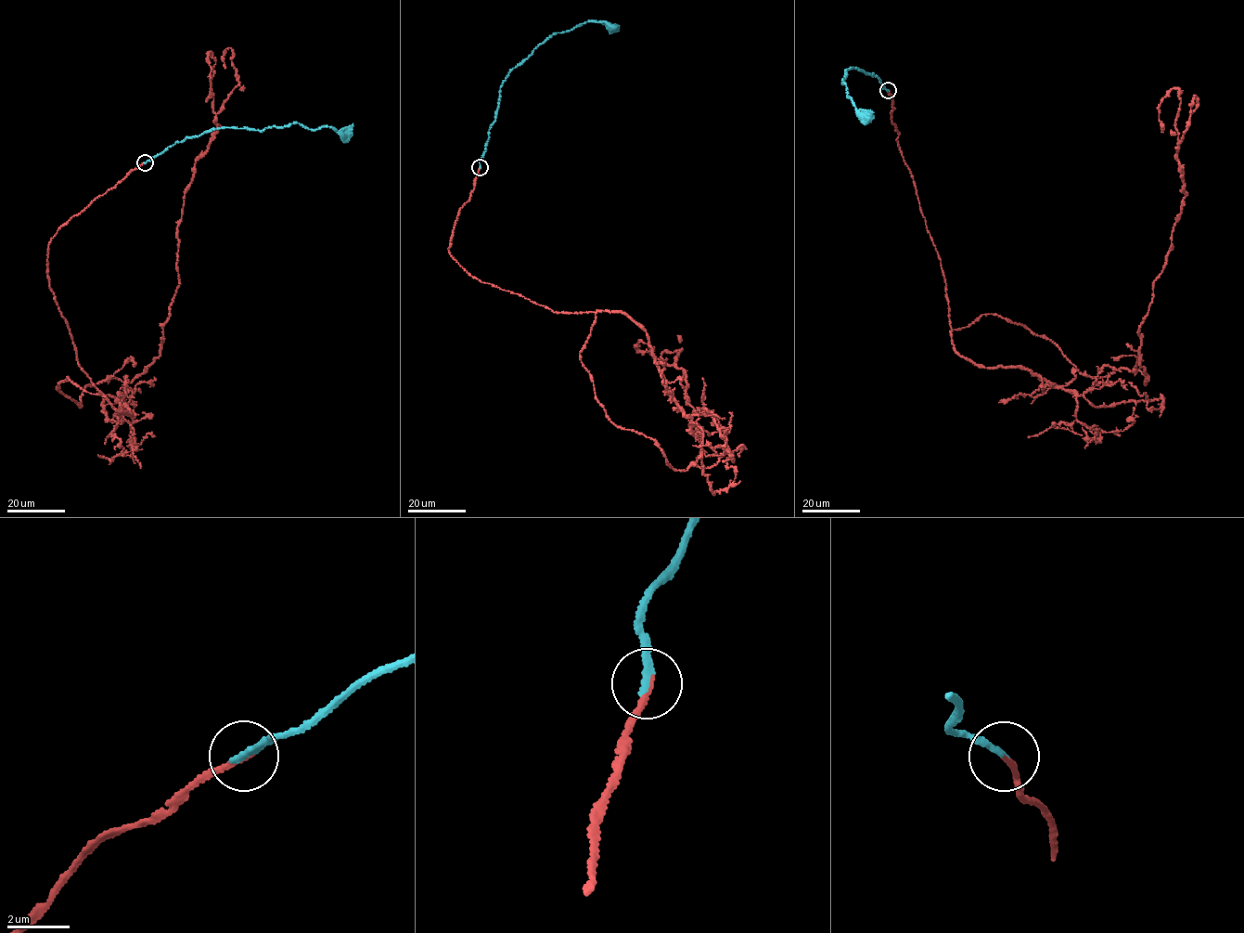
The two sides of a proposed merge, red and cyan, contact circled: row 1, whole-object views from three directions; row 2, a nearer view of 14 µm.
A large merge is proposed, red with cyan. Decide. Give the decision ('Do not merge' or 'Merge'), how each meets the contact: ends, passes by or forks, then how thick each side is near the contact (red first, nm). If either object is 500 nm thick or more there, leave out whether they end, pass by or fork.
Merge. At the ring red ends. At the ring cyan ends. Thickness 150 nm (red) against 240 nm

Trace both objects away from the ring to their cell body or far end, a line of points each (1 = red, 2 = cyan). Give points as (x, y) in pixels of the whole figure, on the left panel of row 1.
1: (145, 162), (51, 239), (102, 395), (58, 382), (80, 407), (160, 355), (217, 129), (210, 53), (205, 102)
2: (145, 162), (177, 142), (217, 129), (246, 127), (262, 131), (299, 123), (313, 129), (332, 127), (344, 135)

